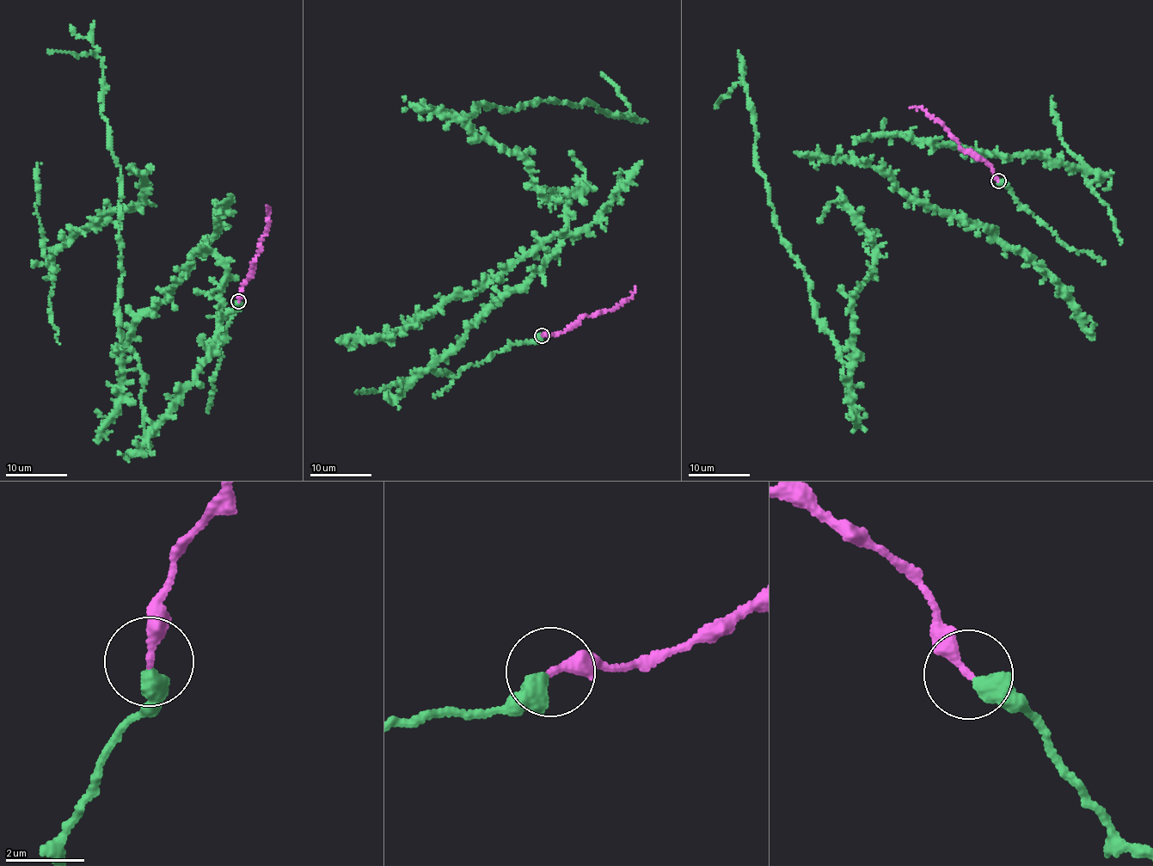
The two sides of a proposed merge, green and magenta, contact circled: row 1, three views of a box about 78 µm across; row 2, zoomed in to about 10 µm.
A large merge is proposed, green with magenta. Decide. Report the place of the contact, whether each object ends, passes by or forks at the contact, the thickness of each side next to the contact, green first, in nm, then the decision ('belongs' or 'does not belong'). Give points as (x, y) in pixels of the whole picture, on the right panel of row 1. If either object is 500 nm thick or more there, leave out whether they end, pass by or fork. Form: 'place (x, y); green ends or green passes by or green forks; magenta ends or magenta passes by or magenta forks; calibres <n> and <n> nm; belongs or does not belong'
place (998, 181); green ends; magenta ends; calibres 480 and 280 nm; belongs

